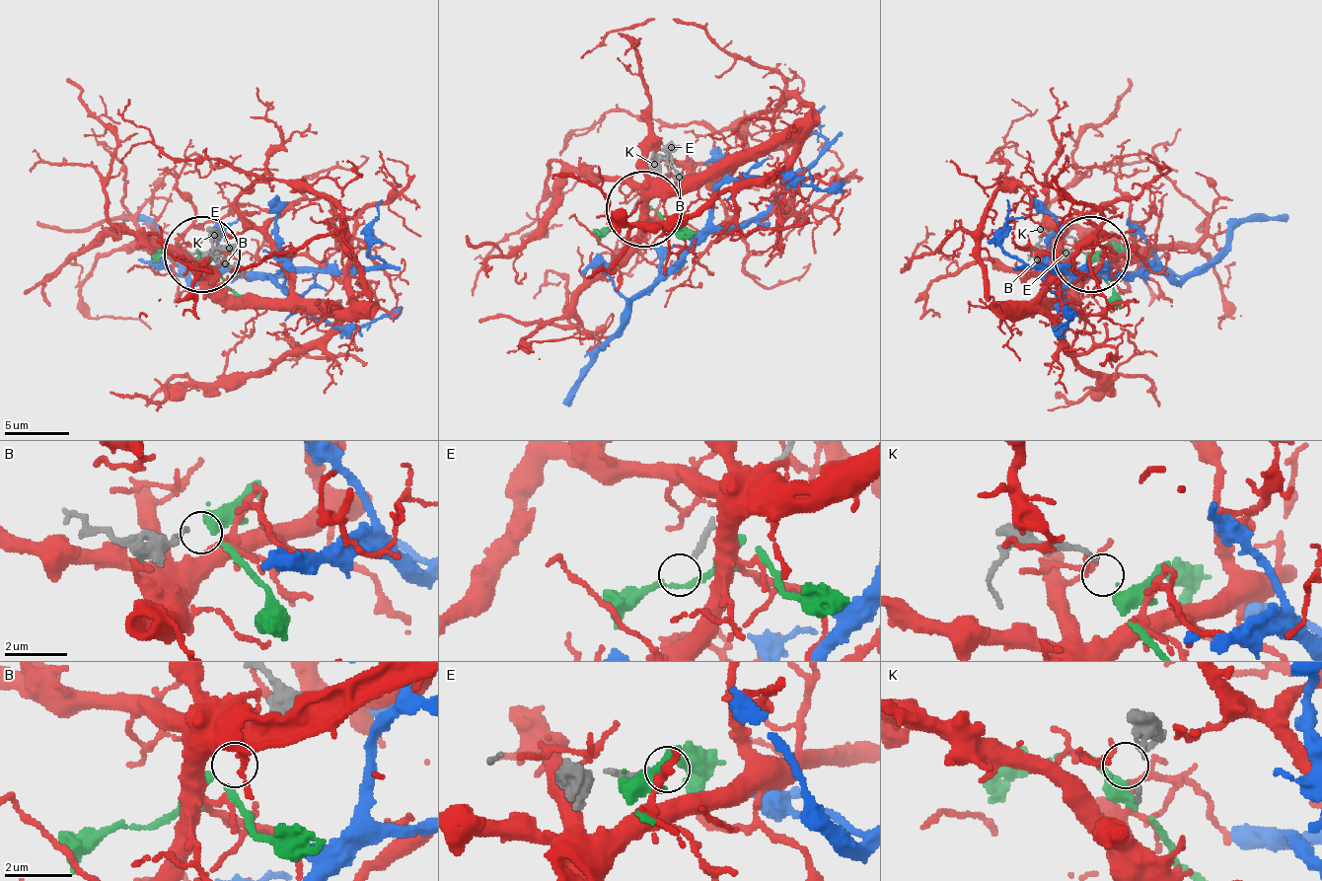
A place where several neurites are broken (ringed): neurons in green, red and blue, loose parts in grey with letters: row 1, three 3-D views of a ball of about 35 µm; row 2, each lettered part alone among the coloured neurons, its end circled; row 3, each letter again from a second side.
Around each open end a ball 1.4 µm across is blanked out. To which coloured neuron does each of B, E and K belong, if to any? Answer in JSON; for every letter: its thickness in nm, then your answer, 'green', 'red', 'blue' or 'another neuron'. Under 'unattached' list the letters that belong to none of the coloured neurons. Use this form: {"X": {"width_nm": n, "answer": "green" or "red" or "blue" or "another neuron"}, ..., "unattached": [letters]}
{"B": {"width_nm": 180, "answer": "green"}, "E": {"width_nm": 200, "answer": "another neuron"}, "K": {"width_nm": 160, "answer": "another neuron"}, "unattached": ["E", "K"]}

